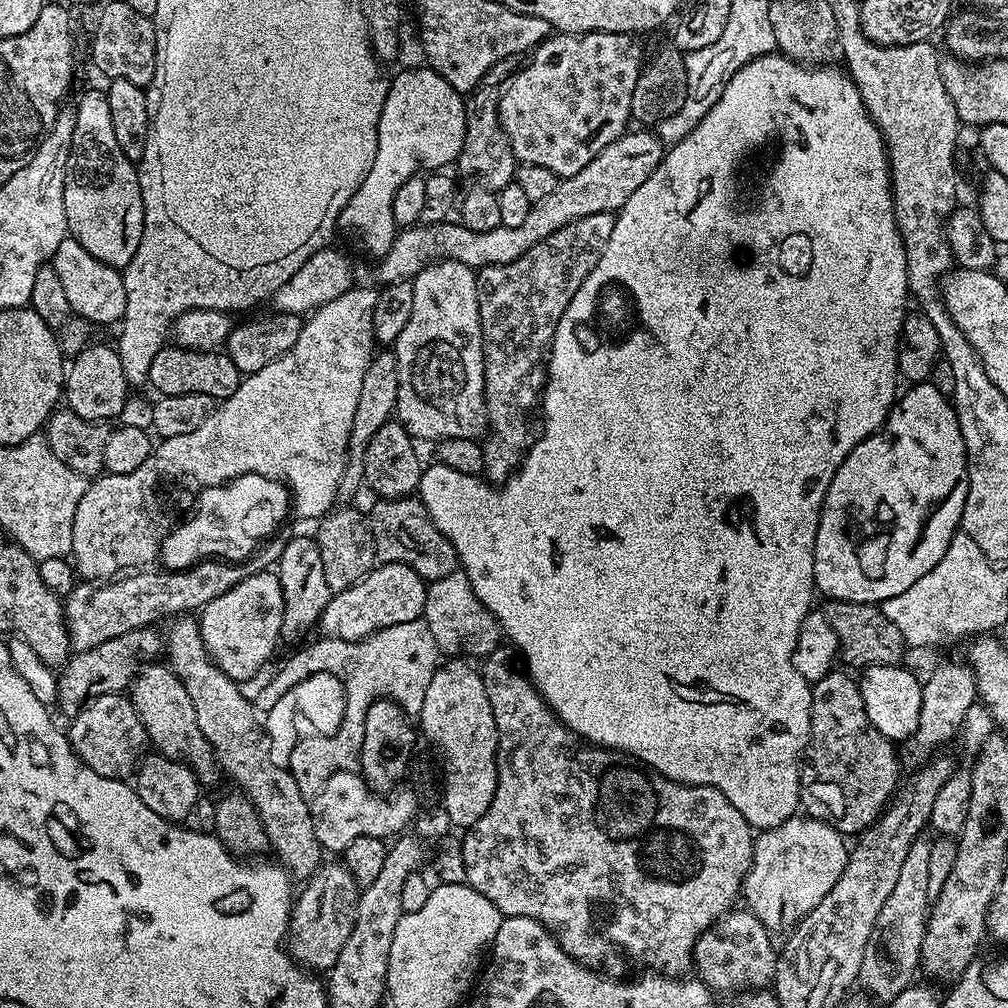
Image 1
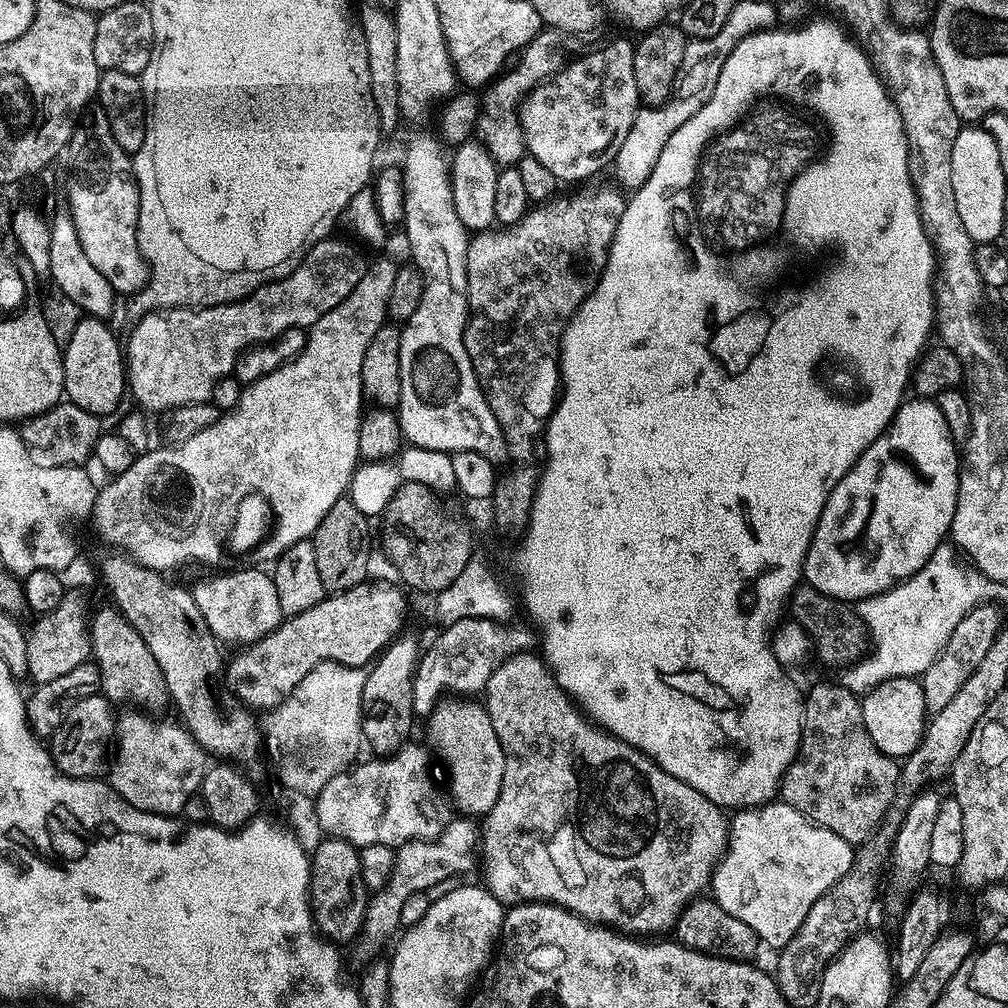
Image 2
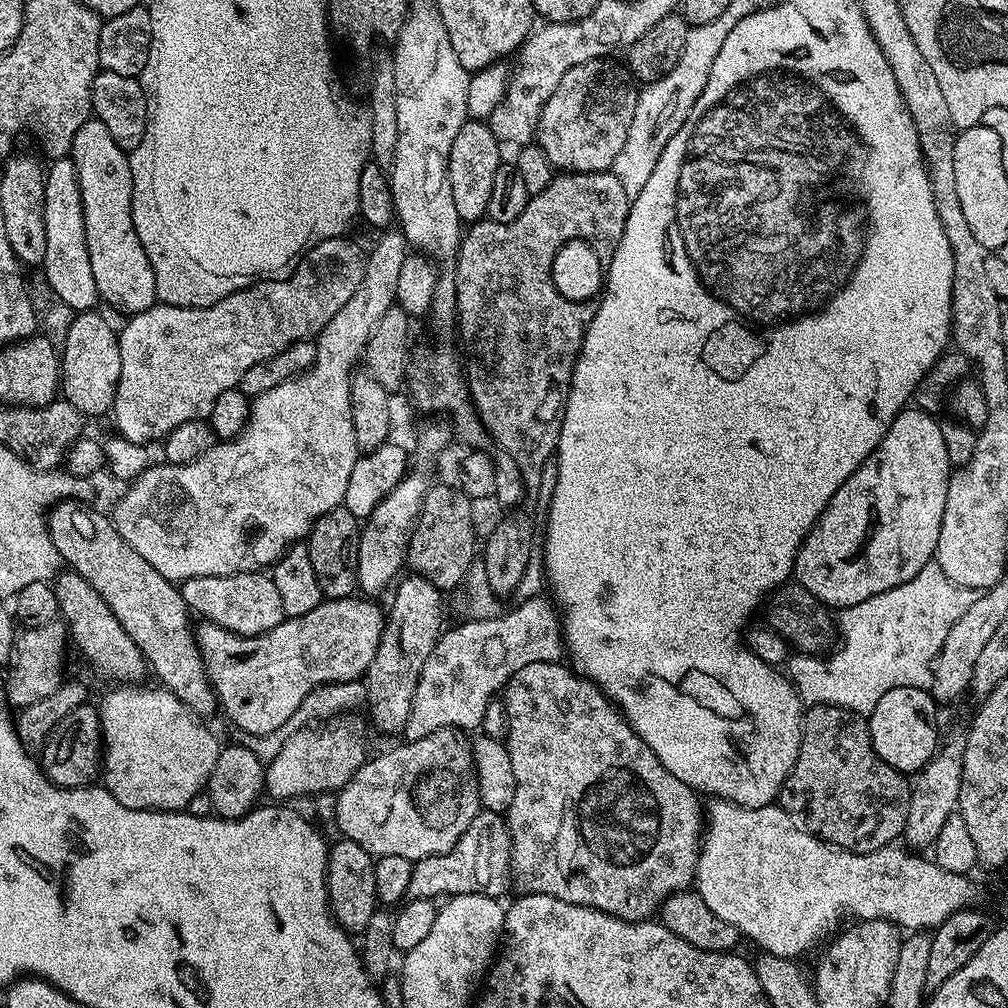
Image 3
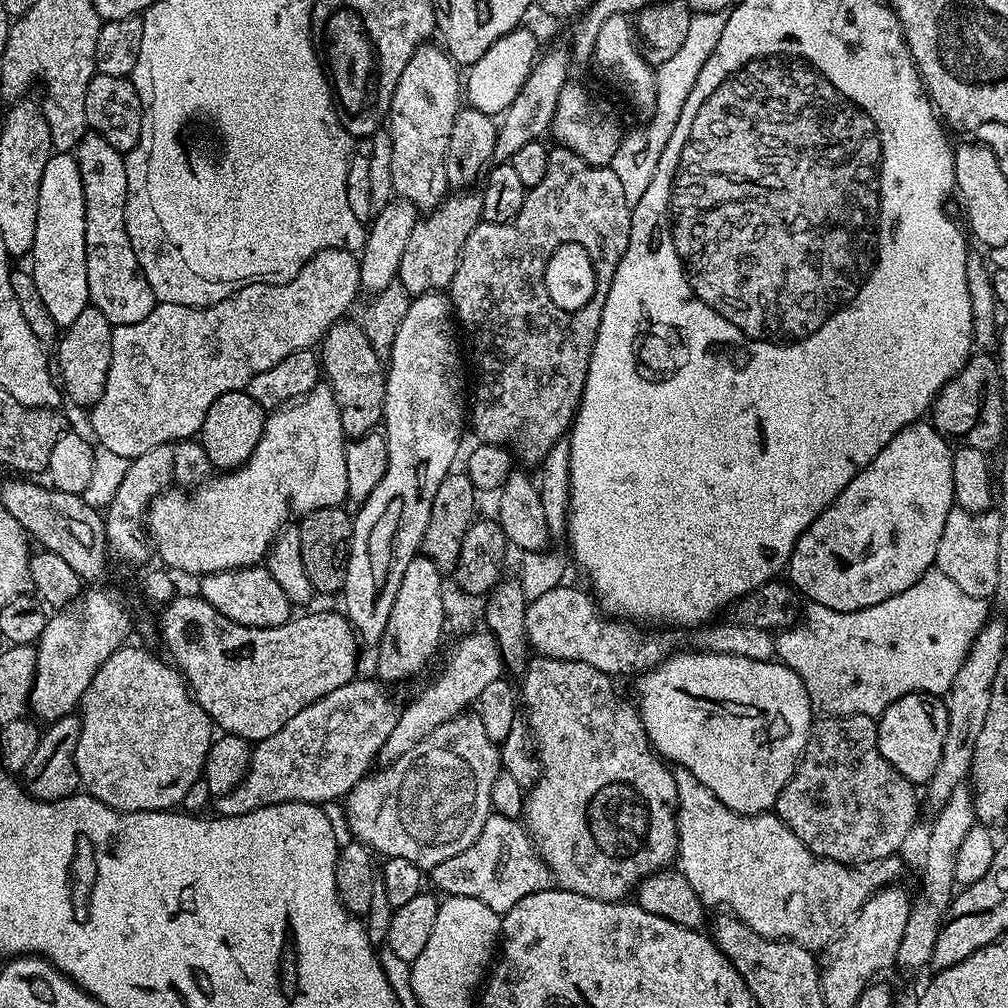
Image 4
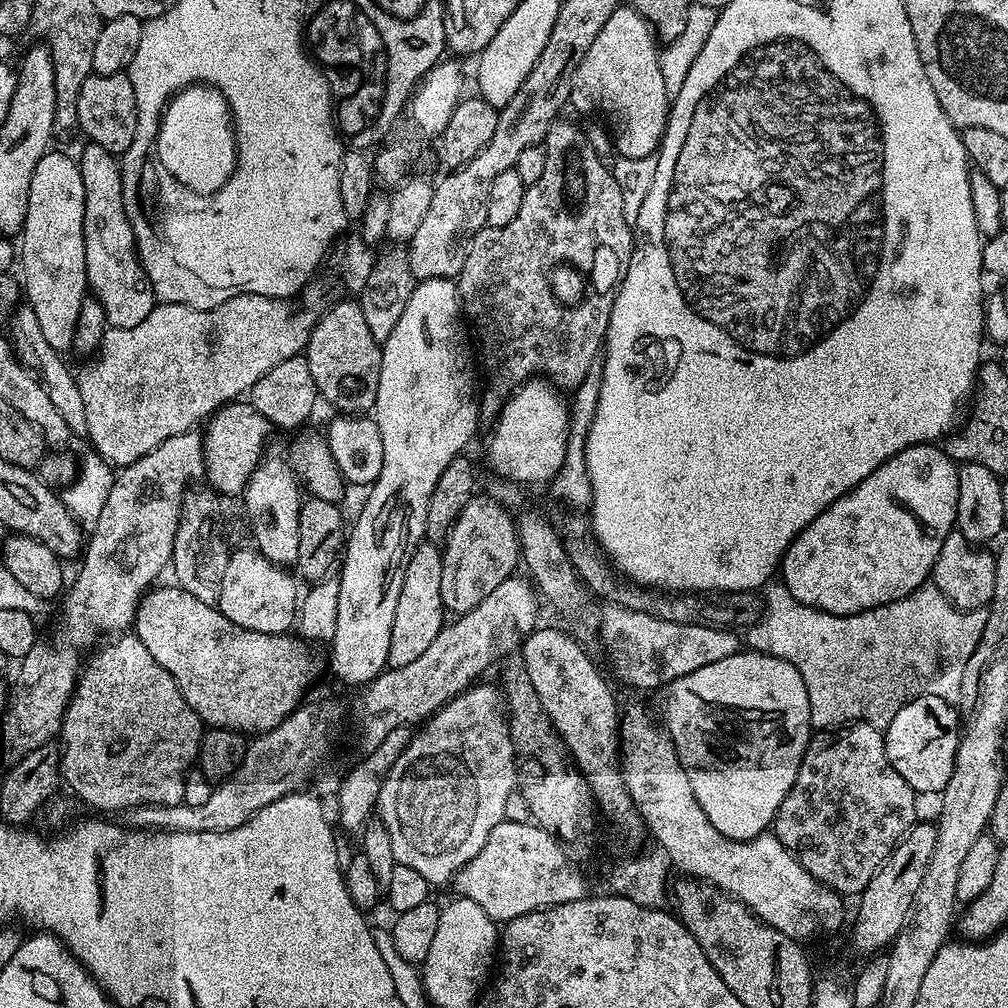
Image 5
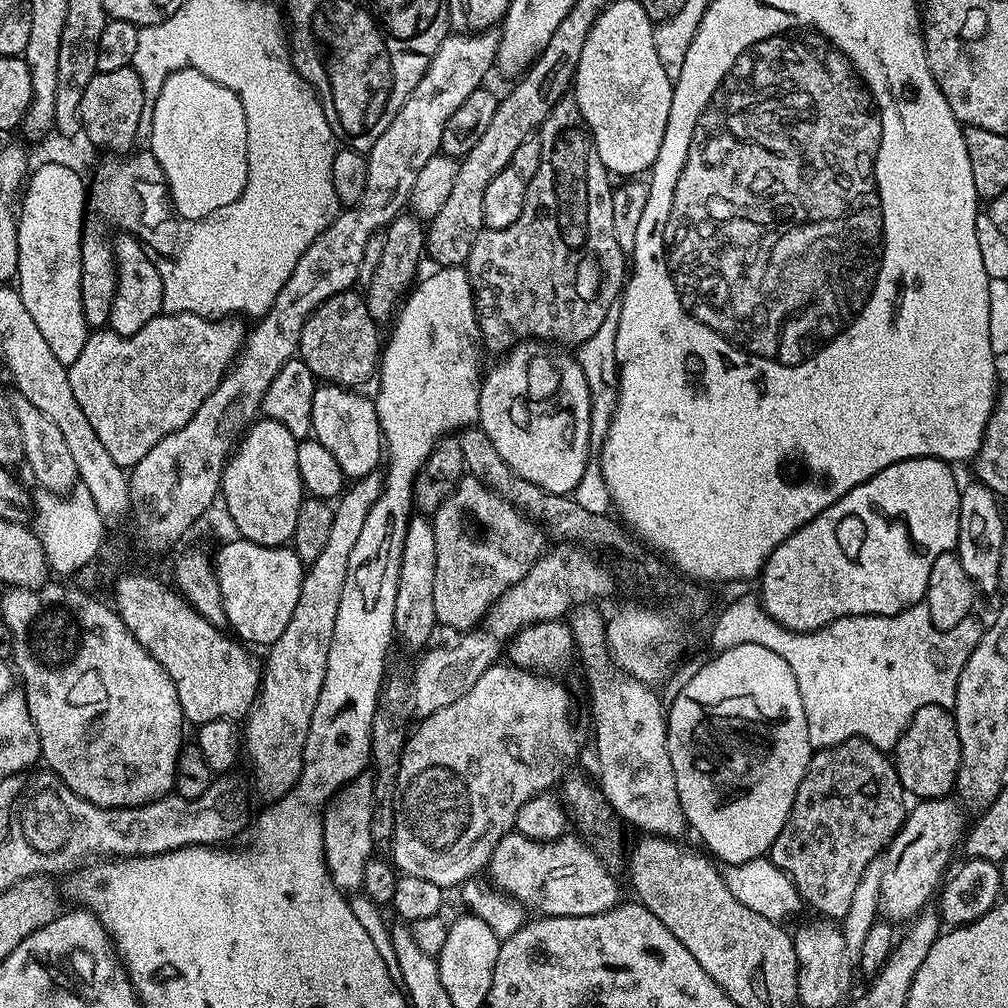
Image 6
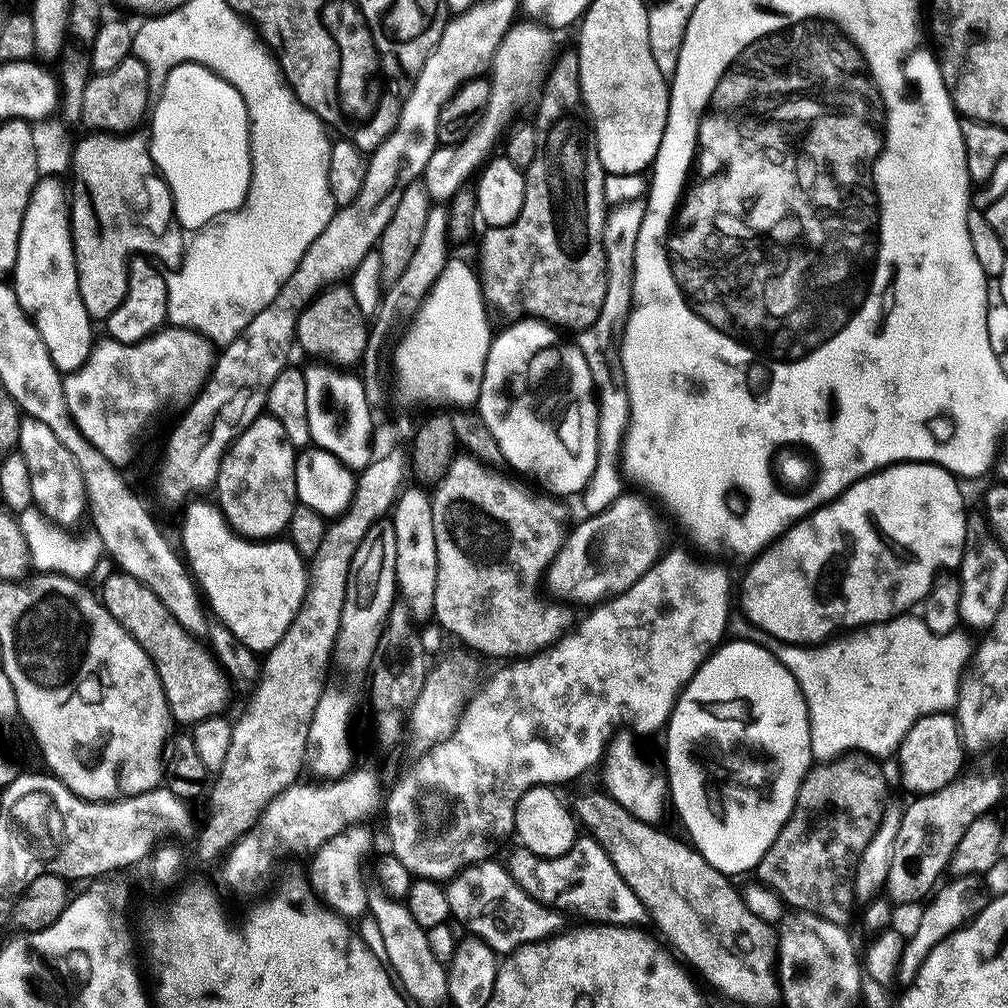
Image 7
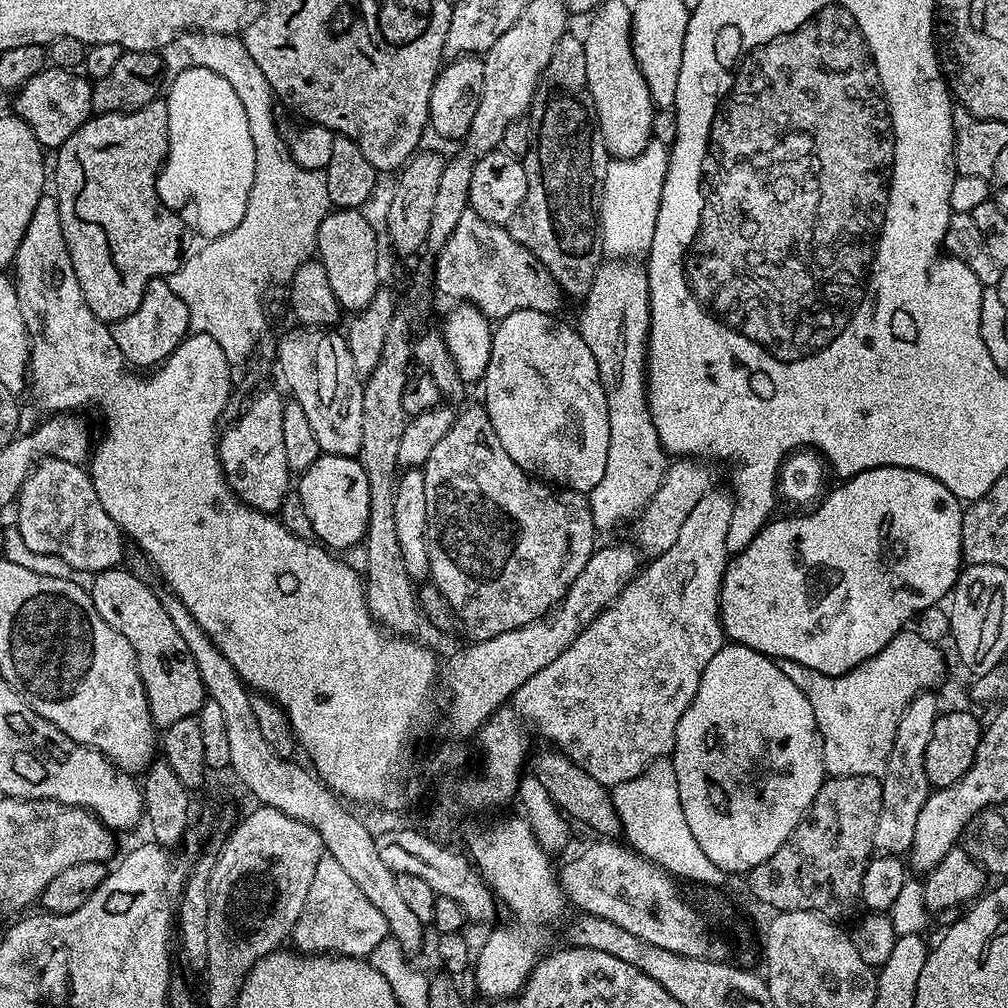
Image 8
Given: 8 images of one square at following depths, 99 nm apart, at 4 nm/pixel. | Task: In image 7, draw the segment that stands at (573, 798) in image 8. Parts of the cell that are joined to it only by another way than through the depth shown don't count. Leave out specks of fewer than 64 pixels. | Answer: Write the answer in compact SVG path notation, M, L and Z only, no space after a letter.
M607 791L584 792L570 807L591 839L602 846L602 850L614 862L618 874L638 894L642 906L648 912L656 928L713 984L731 1001L741 1000L744 1004L772 1004L781 999L780 982L777 979L777 939L769 921L758 918L745 902L741 889L735 888L729 877L723 876L702 854L687 843L679 844L660 832L651 824L634 818Z

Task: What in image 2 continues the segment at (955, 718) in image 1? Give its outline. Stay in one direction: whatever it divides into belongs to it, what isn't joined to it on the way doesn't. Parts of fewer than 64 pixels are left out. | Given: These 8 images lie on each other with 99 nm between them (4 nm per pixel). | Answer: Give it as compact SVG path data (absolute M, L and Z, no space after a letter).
M993 603L979 604L977 608L970 610L970 614L966 614L966 618L962 618L962 622L958 622L958 626L954 626L954 634L950 634L950 642L946 642L938 658L934 658L934 662L922 677L924 701L929 713L938 712L949 705L954 699L954 694L962 690L962 682L966 682L966 678L970 678L970 674L978 670L978 662L982 662L986 650L990 650L990 646L996 640L997 632L1001 631L999 611L1001 612L1001 609Z

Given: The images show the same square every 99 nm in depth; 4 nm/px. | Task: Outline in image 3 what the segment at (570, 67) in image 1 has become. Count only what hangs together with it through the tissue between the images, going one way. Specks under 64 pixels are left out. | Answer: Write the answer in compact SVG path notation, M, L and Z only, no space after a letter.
M615 59L591 60L574 66L558 82L558 90L550 94L550 98L540 109L540 122L536 125L535 143L546 154L553 169L569 172L606 172L611 169L618 150L630 134L630 122L634 122L634 106L638 95L629 73L623 63L615 64Z

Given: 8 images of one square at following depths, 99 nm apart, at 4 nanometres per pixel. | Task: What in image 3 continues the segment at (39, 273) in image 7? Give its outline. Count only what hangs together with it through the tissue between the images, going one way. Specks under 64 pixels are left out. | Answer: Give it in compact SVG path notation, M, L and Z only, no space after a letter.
M56 158L47 165L44 189L46 256L42 271L57 298L72 308L73 313L79 314L95 309L98 297L94 286L94 270L90 270L90 250L86 246L86 226L82 214L80 187L76 181L76 168L71 159Z

